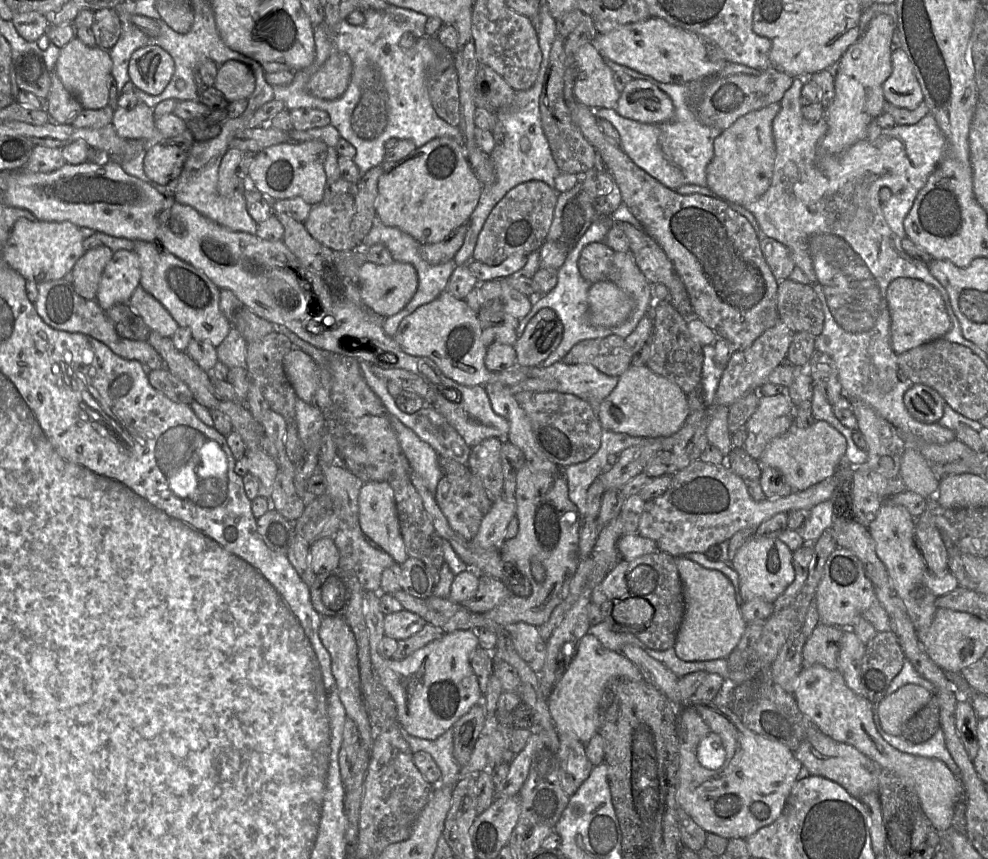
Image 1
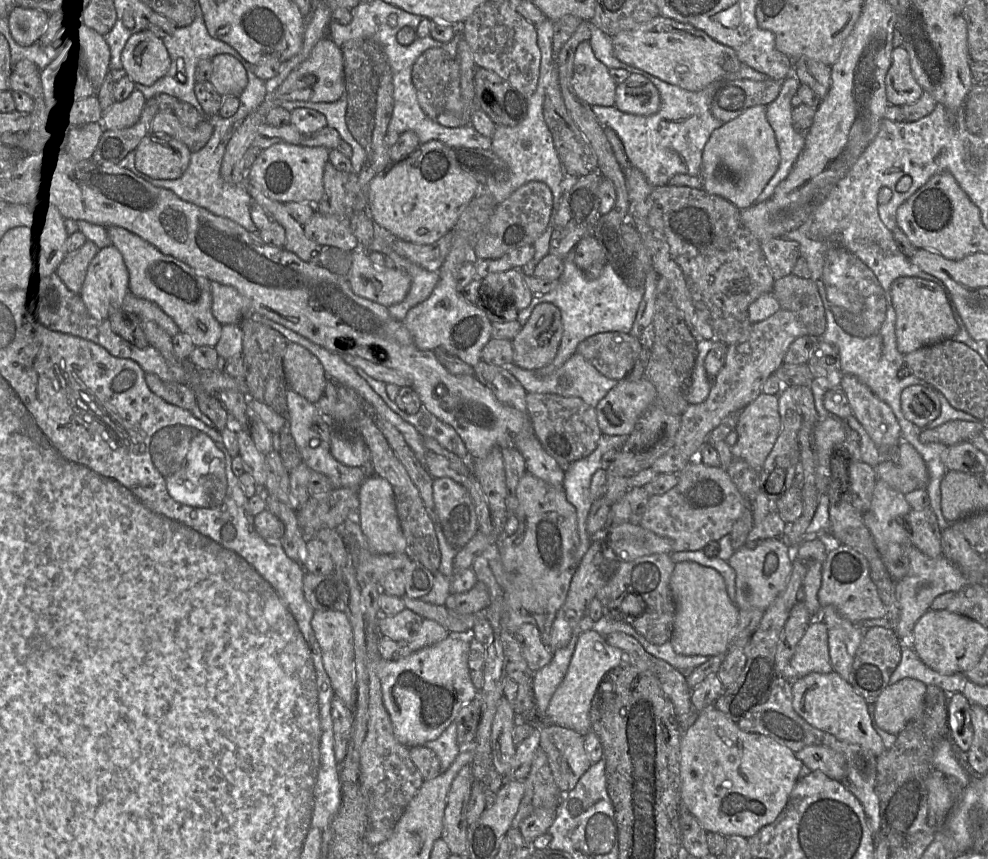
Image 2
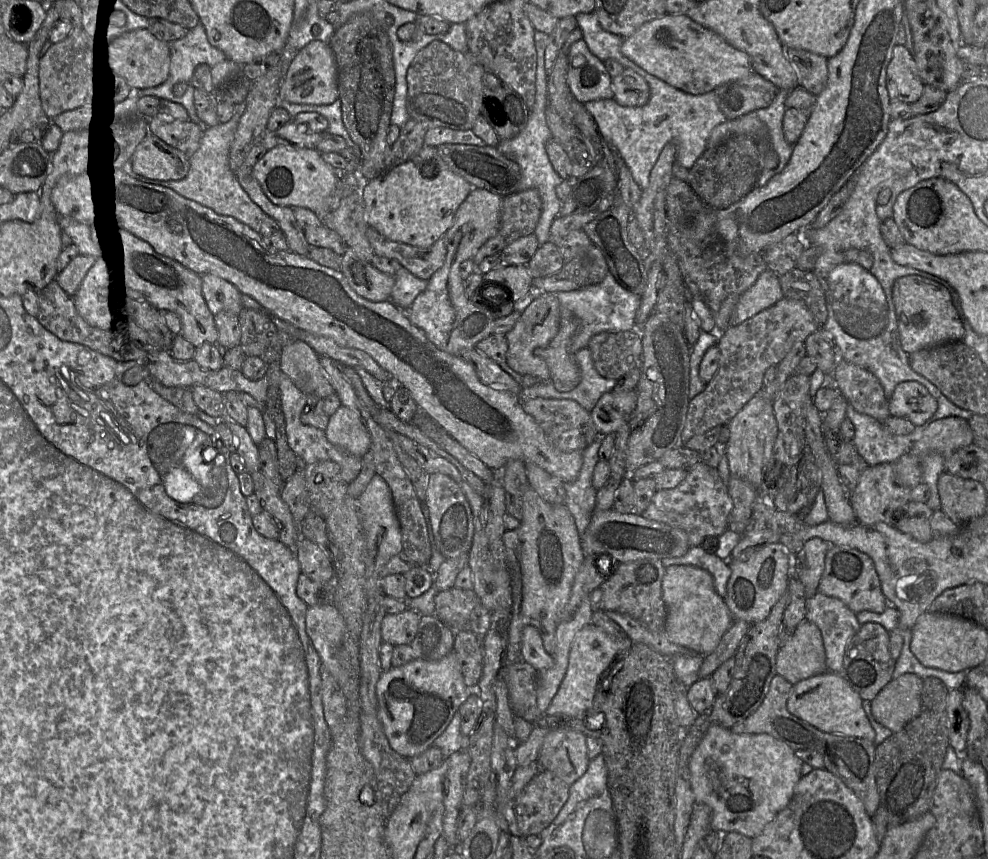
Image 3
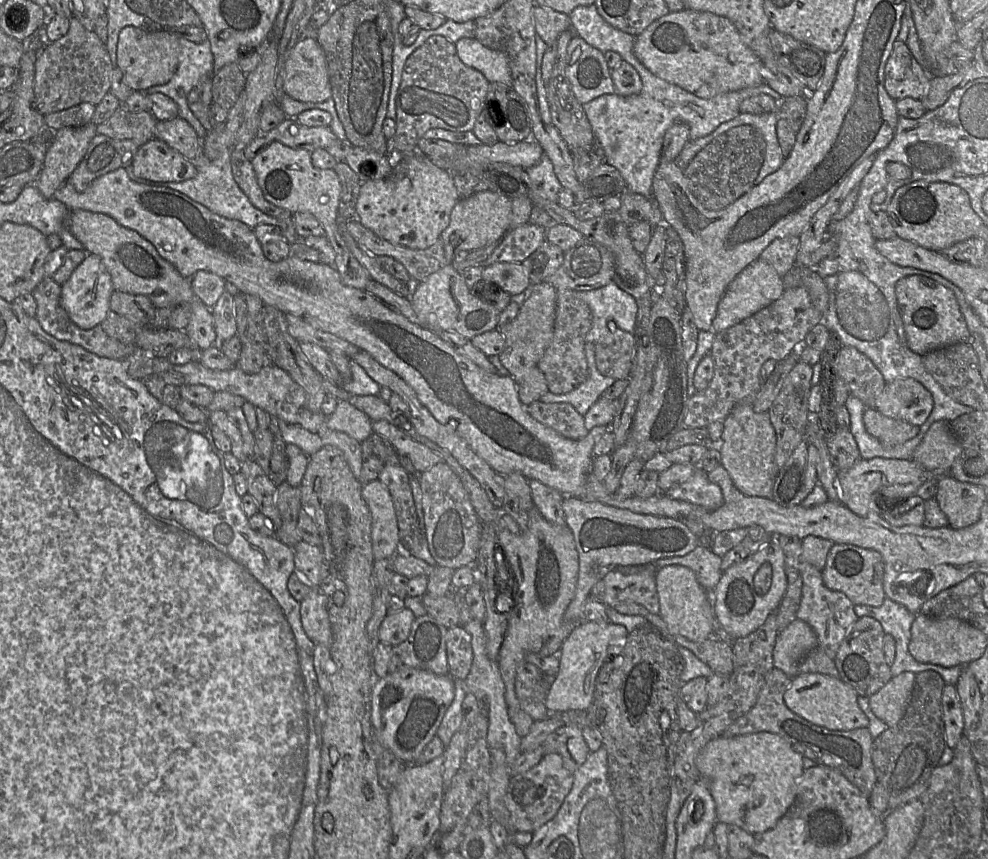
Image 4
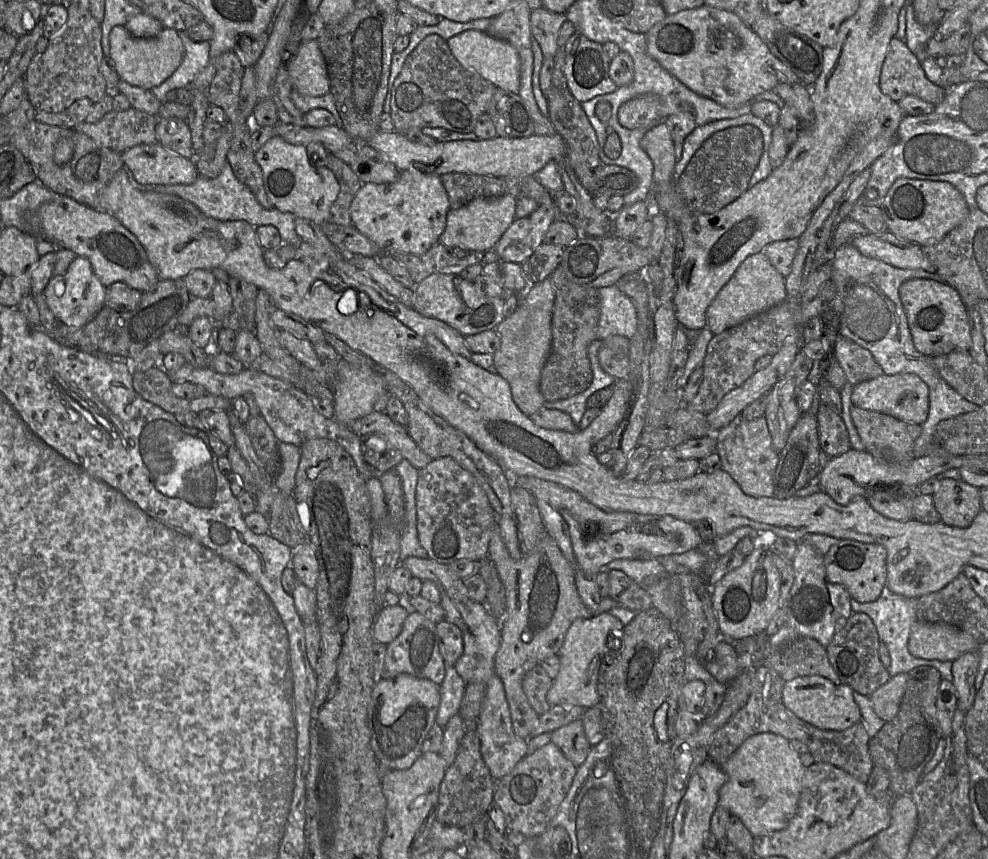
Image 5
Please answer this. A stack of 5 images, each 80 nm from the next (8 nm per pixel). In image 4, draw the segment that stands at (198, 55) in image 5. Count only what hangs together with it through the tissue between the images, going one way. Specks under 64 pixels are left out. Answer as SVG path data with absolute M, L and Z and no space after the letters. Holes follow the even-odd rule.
M179 38L179 45L179 62L171 79L164 84L151 86L143 93L161 93L174 100L178 106L178 117L186 120L202 140L209 132L190 110L187 96L202 77L210 76L212 78L214 57L208 39L195 43L185 38Z

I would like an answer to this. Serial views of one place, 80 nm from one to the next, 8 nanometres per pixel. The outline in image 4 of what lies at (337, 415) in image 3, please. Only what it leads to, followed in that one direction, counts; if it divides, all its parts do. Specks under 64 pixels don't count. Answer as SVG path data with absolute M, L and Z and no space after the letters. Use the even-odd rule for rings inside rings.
M339 400L334 413L327 418L330 429L344 432L361 443L374 433L372 422L363 411L347 400Z

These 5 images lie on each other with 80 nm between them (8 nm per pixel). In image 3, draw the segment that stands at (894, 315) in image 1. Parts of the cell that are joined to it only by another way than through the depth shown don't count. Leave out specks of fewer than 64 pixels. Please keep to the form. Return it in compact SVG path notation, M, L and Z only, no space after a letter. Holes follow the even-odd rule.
M917 275L901 277L893 286L893 302L898 318L900 343L906 353L912 354L948 342L963 342L965 328L951 294L943 284Z

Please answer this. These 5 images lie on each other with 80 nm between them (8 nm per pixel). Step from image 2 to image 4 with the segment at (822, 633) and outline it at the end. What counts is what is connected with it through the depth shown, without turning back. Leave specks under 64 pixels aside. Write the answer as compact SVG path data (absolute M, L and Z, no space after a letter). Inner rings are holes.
M795 619L778 633L773 650L773 665L790 678L798 674L800 660L819 646L817 634L806 622Z

